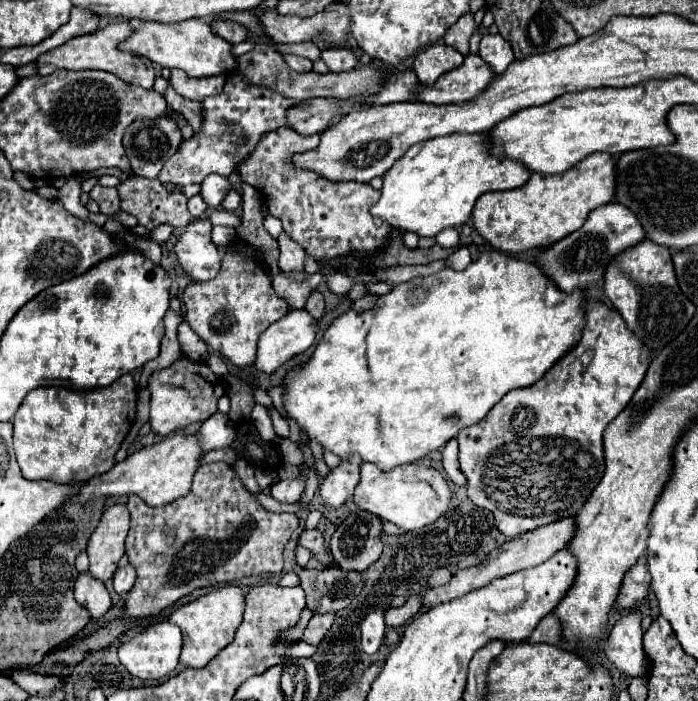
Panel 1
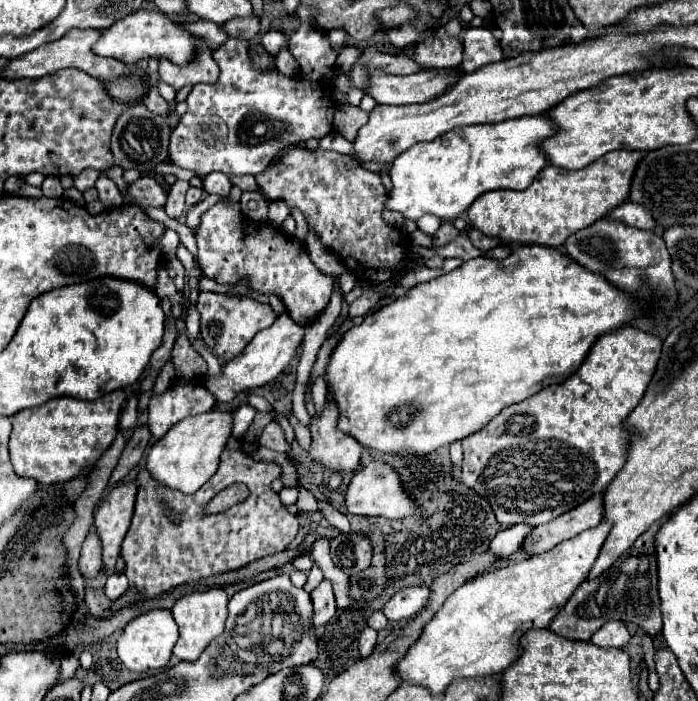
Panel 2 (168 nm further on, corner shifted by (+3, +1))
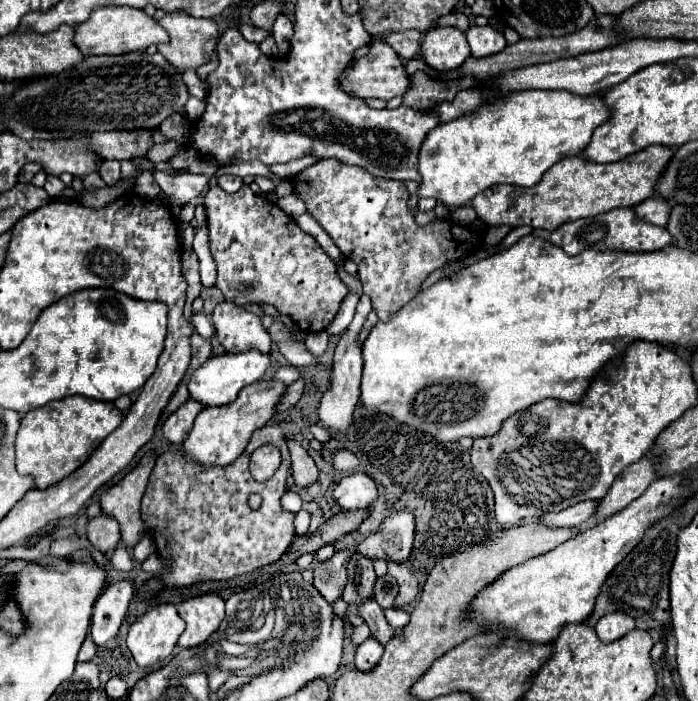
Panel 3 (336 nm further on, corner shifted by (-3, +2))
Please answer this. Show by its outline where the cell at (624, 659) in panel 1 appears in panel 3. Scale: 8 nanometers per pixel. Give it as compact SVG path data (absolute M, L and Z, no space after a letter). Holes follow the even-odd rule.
M608 613L594 627L596 635L604 643L612 643L612 641L624 637L626 633L630 633L632 629L634 629L634 619L624 613Z

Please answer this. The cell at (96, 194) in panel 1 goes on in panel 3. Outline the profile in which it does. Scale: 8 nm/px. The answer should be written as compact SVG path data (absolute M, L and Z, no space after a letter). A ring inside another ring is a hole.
M104 161L100 167L100 177L106 181L106 185L116 185L120 181L120 163L118 161Z

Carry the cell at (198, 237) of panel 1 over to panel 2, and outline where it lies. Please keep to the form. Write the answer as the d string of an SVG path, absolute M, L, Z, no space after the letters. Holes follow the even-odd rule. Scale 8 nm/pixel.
M222 198L220 202L216 202L214 206L210 206L204 214L202 214L202 224L196 230L196 242L198 242L198 260L200 260L200 268L204 272L206 278L212 278L220 284L238 284L240 280L260 292L260 294L274 294L278 296L284 306L286 312L290 314L290 318L294 318L294 322L298 322L300 326L308 326L312 324L318 314L328 306L330 302L330 294L332 294L332 276L320 272L310 256L306 246L296 238L296 236L288 236L282 232L282 228L270 224L270 222L254 222L248 220L242 210L240 210L240 202L230 204L228 198Z

